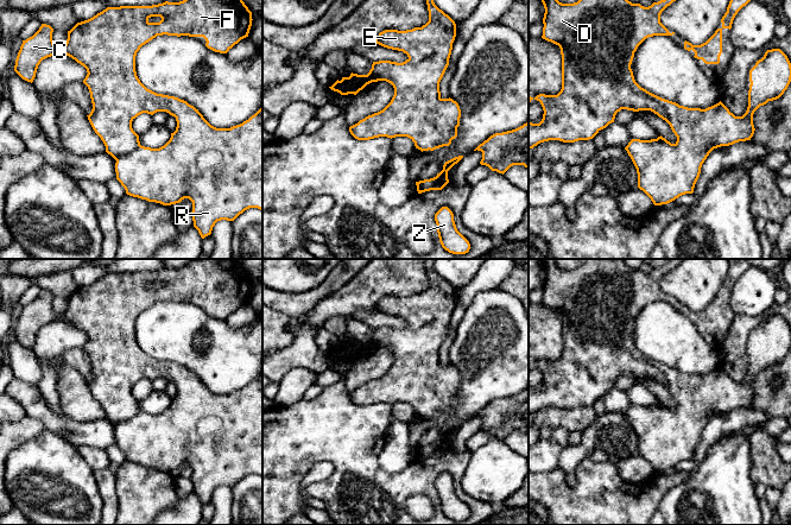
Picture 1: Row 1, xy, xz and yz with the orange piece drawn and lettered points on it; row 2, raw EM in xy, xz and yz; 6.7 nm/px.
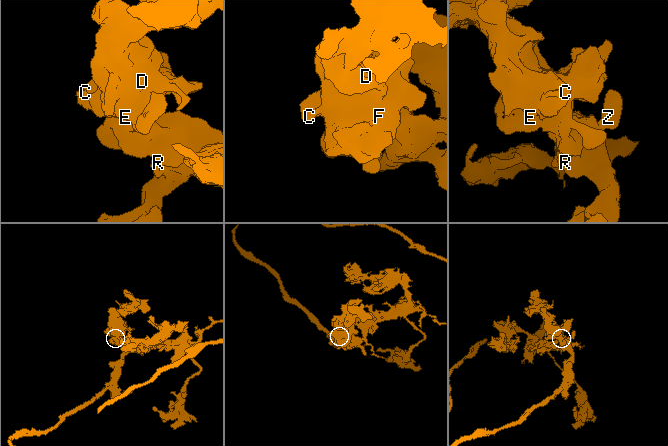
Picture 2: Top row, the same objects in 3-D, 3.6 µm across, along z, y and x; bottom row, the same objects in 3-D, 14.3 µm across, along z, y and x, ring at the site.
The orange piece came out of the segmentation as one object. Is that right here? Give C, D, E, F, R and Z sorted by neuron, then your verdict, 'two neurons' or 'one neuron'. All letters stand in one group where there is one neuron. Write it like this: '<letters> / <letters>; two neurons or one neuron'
C D E F R Z; one neuron

